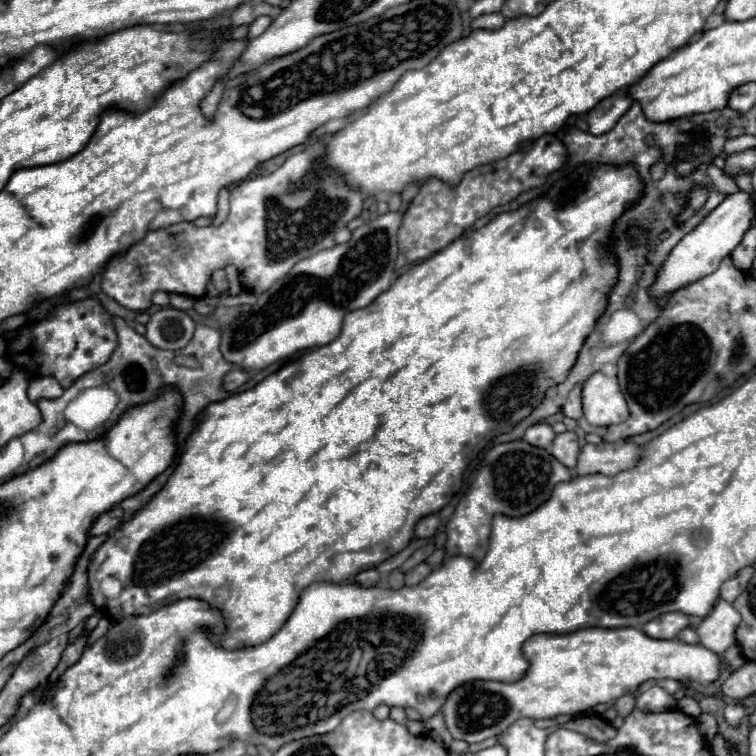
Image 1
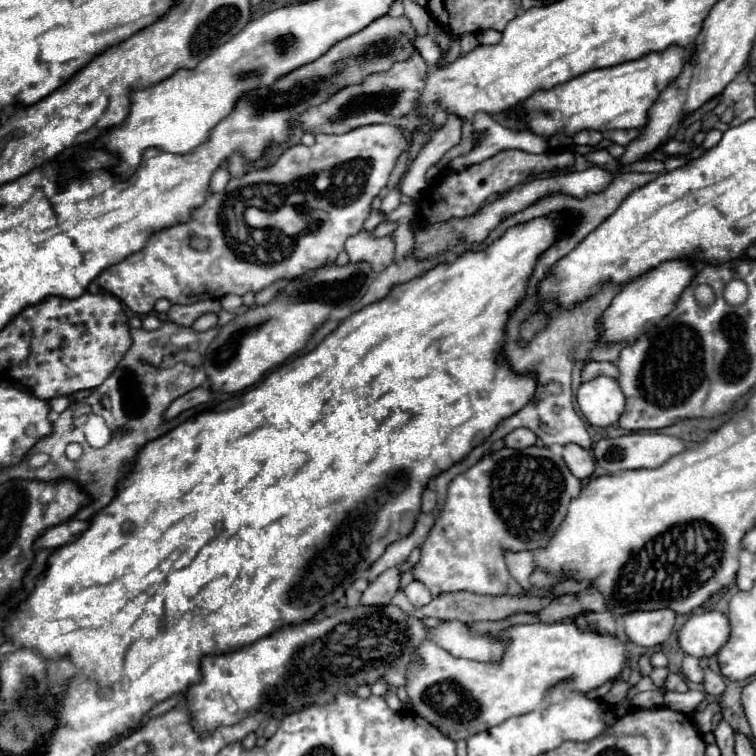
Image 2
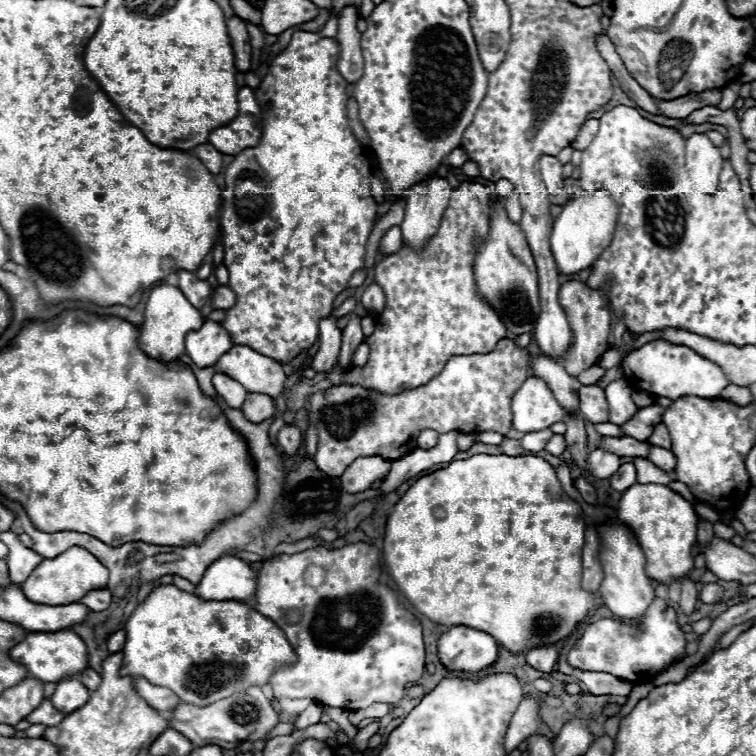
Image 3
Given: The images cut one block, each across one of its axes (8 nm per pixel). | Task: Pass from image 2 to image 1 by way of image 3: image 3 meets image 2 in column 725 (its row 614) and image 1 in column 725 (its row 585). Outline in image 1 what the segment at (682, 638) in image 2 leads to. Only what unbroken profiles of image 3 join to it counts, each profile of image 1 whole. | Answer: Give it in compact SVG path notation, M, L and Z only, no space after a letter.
M718 600L714 610L696 628L700 644L716 654L724 654L724 650L736 642L736 628L740 620L742 616L732 604Z

